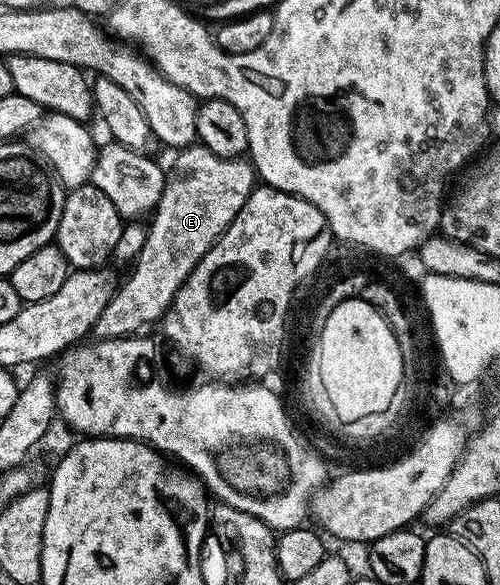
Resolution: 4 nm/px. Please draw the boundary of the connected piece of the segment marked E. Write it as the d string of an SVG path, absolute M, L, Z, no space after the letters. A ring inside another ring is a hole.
M200 143L186 146L177 154L178 157L168 165L164 195L160 195L160 203L148 221L144 247L140 247L140 255L134 258L130 278L119 284L114 291L114 298L100 311L100 319L96 319L92 330L95 338L107 341L113 337L128 337L143 332L145 325L161 322L168 311L176 291L188 279L190 272L200 263L202 256L218 242L218 237L236 219L240 207L248 199L248 195L256 188L254 166L242 157L221 157L212 155Z

